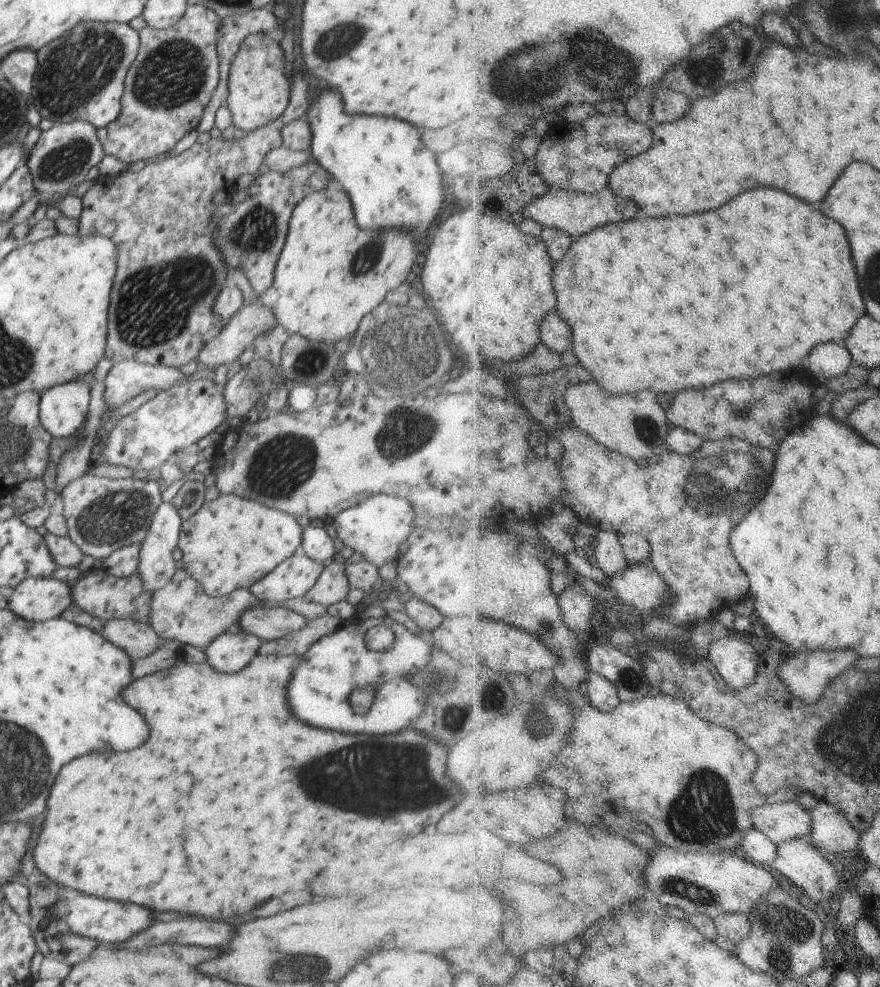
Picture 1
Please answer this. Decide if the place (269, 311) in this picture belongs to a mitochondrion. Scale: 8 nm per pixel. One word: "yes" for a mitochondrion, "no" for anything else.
no

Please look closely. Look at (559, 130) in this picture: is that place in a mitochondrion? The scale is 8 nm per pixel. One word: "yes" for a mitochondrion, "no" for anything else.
no

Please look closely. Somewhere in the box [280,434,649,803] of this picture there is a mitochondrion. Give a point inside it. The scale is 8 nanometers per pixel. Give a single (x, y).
(548, 714)

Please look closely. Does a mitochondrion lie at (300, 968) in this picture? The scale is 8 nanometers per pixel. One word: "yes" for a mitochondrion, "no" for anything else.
yes

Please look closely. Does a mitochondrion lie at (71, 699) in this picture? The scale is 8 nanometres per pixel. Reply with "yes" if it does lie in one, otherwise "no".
no

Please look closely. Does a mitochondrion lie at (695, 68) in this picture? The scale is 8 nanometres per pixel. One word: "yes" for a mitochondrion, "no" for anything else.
no

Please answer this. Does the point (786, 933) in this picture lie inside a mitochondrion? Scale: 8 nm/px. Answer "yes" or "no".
yes

